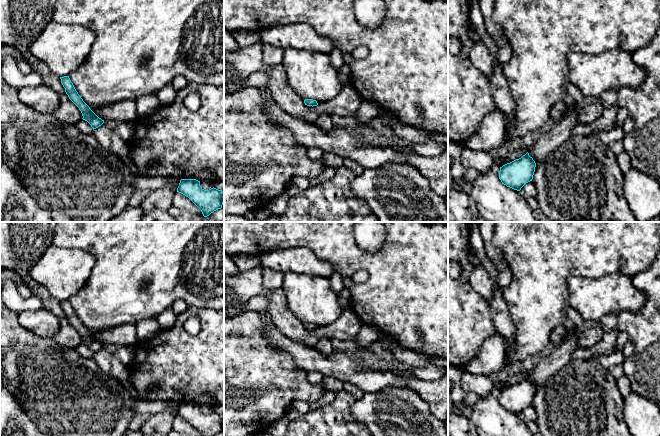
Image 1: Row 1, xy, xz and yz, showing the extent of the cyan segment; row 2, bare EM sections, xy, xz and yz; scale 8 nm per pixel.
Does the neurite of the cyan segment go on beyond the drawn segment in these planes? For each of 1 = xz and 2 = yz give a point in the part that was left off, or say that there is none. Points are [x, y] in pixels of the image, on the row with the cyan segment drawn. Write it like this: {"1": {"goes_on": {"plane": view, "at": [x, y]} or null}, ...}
{"1": {"goes_on": null}, "2": {"goes_on": null}}

